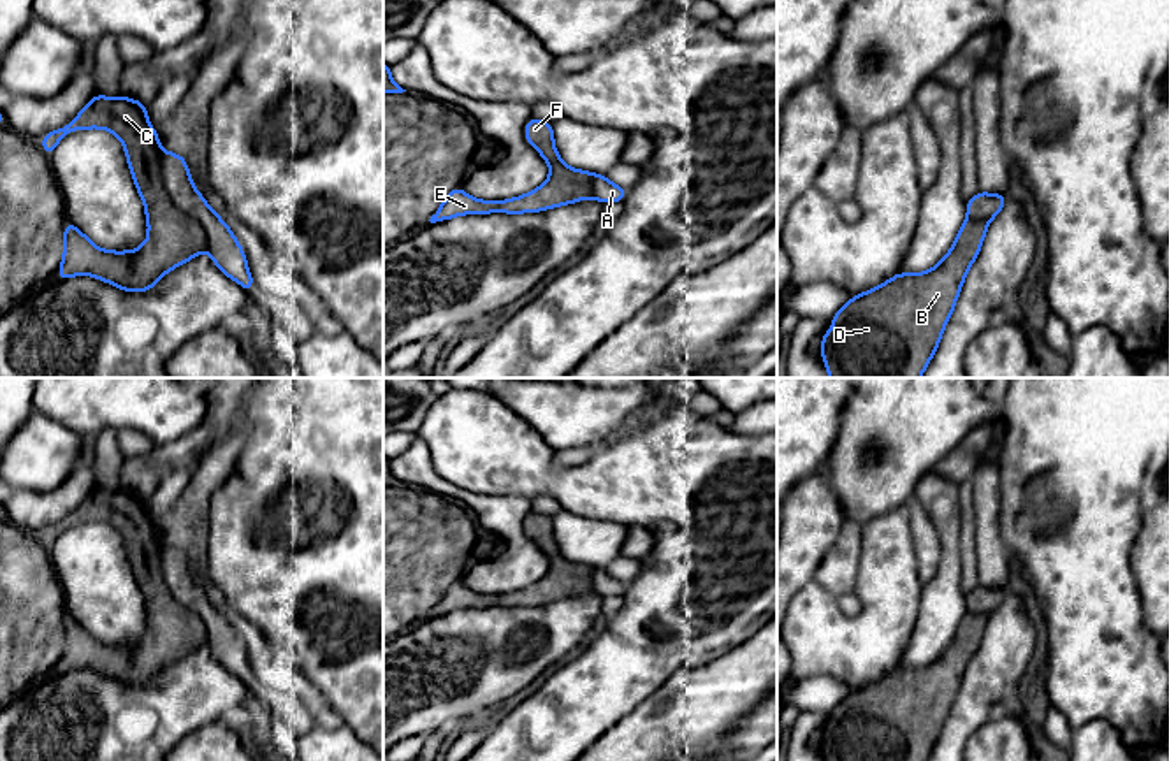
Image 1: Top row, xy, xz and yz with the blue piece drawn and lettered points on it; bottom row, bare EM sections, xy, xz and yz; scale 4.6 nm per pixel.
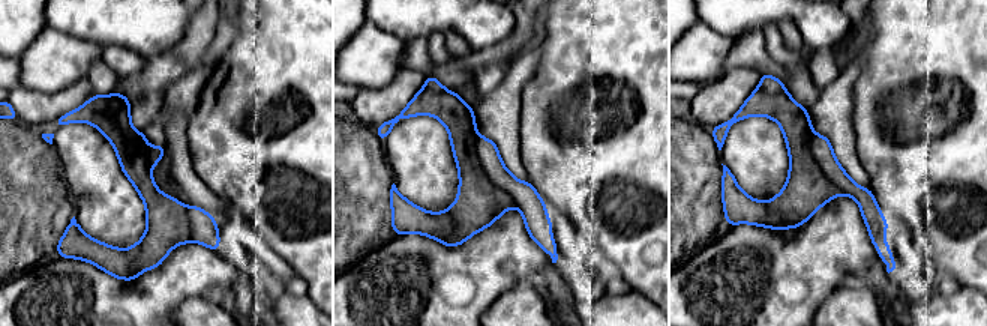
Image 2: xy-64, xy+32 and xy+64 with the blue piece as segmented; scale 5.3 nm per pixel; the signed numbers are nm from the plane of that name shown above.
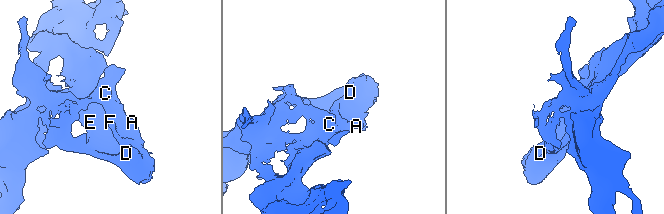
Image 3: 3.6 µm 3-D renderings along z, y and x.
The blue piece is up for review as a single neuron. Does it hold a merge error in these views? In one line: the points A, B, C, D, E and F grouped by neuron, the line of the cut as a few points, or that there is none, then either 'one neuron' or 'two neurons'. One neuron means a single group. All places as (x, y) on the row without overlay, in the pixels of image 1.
groups A / B C D E F; cut xy (162, 545), (160, 570), (164, 582), (201, 619), (208, 642); two neurons

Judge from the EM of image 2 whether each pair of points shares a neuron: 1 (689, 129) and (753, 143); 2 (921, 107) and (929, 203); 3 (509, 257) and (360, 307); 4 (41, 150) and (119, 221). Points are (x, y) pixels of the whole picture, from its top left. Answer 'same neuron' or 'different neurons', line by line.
1: different neurons
2: same neuron
3: same neuron
4: different neurons

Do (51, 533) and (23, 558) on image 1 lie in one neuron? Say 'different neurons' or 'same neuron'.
same neuron

